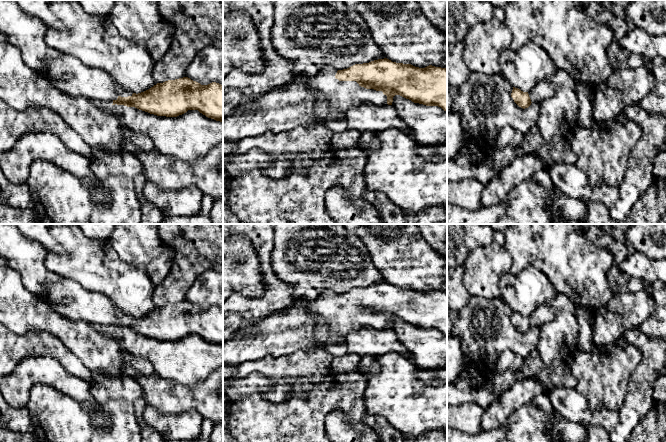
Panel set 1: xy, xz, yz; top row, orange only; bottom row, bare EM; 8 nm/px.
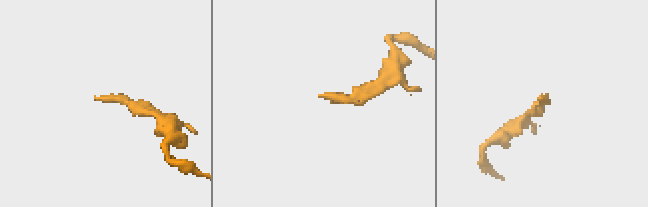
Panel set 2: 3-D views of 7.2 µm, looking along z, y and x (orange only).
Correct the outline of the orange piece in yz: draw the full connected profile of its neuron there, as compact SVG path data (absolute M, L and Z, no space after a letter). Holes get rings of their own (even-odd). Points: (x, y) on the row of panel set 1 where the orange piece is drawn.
M548 80L539 82L531 91L523 92L513 87L511 97L521 108L528 108L532 102L540 103L546 98L550 98L556 91L555 86Z

